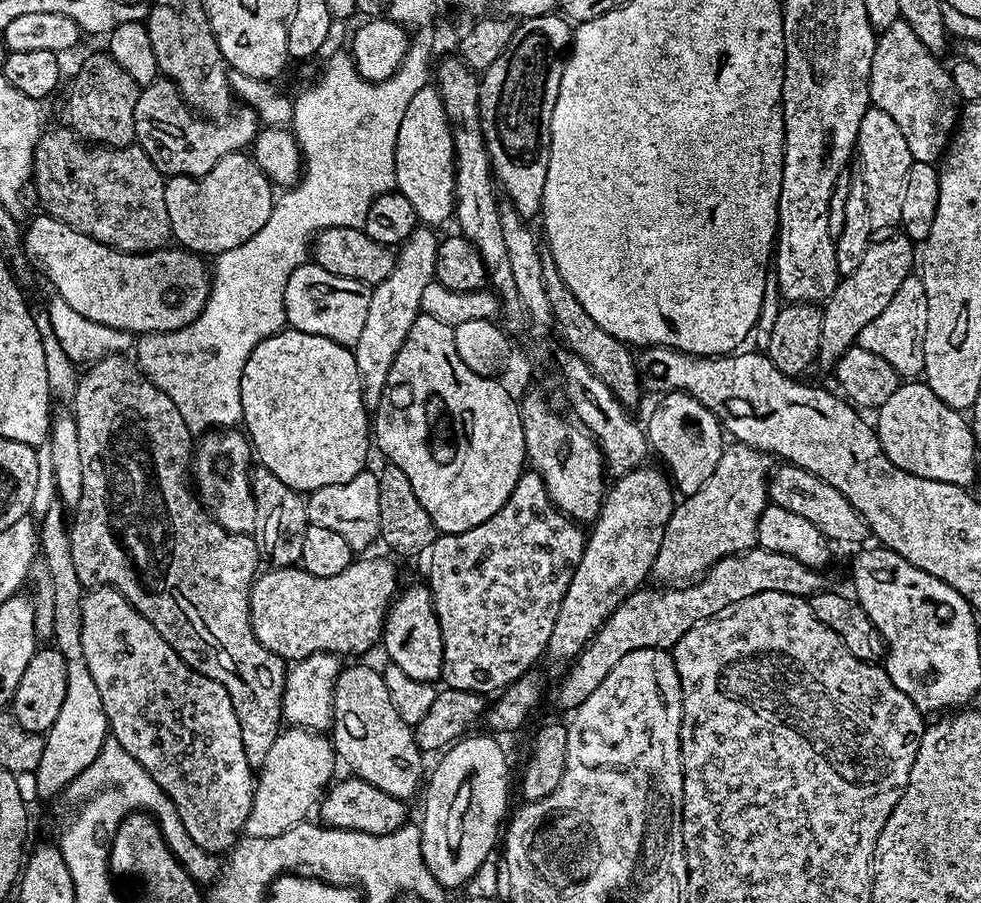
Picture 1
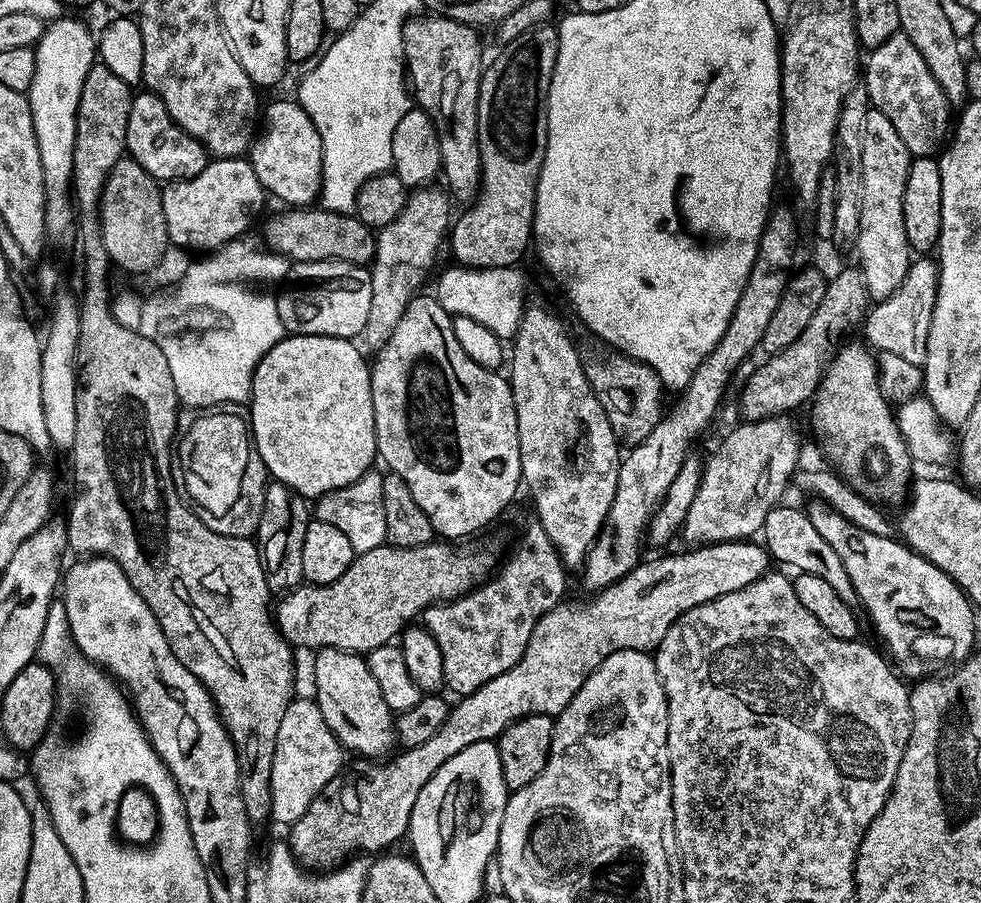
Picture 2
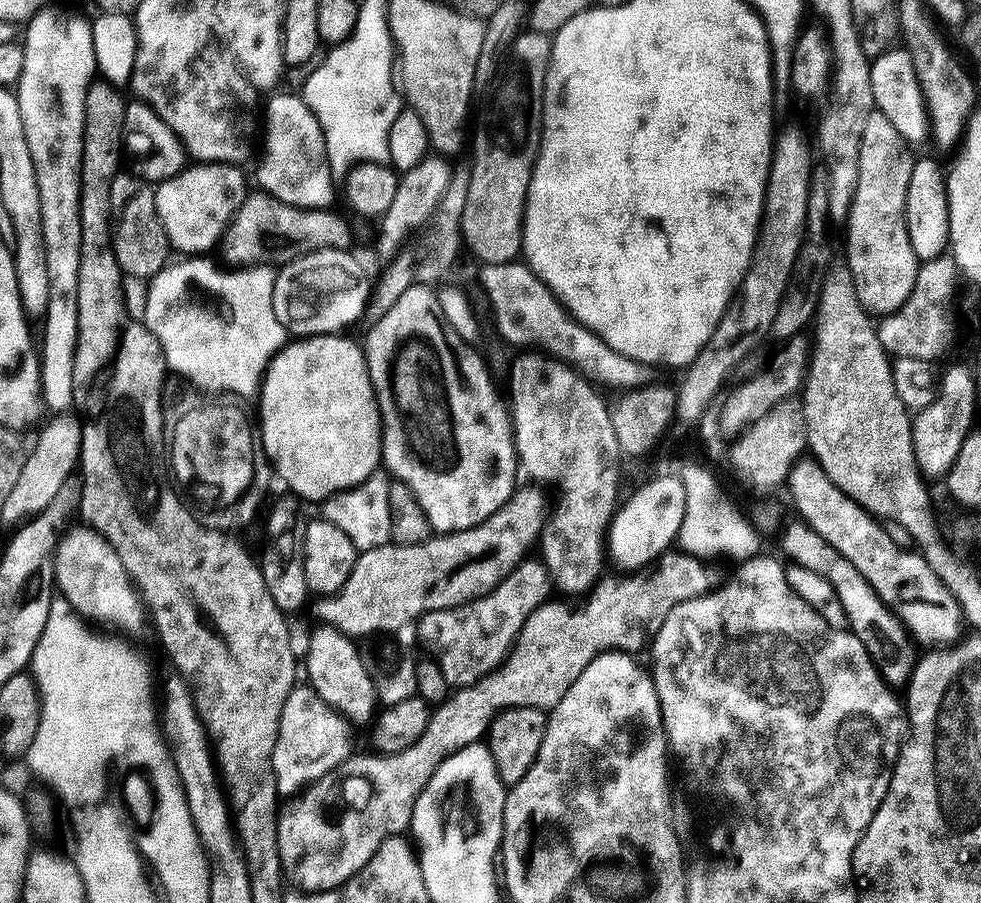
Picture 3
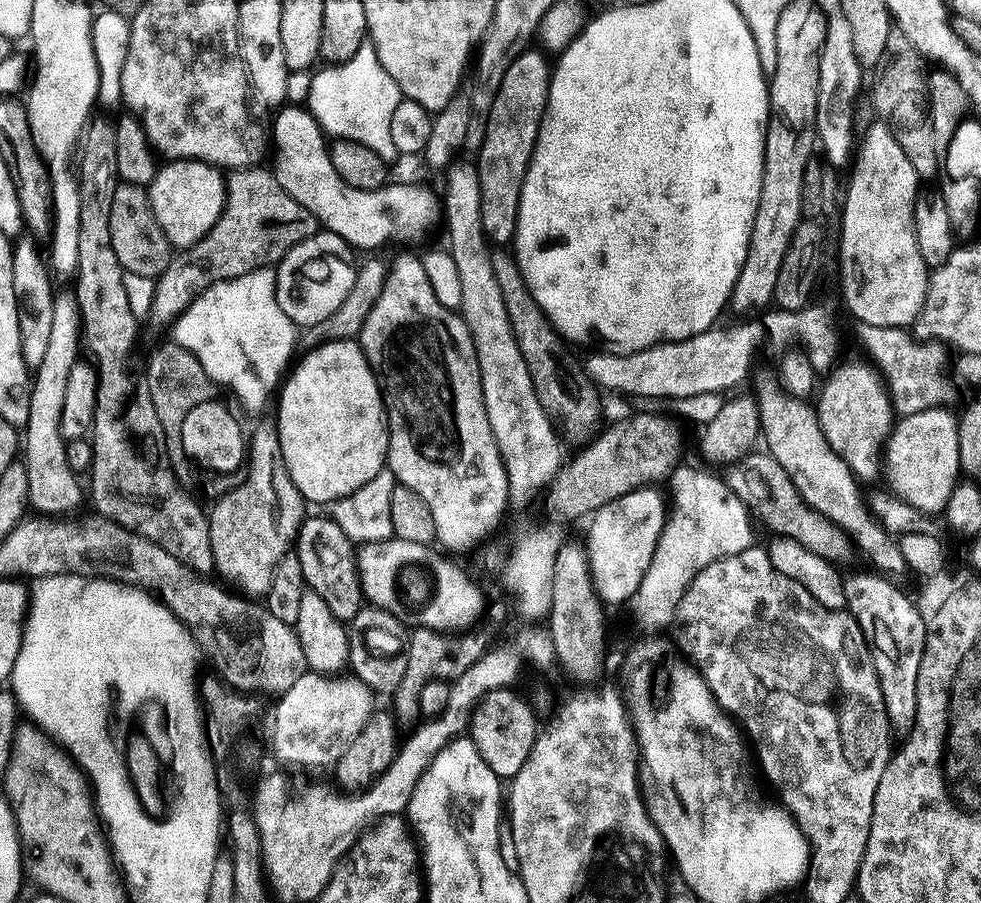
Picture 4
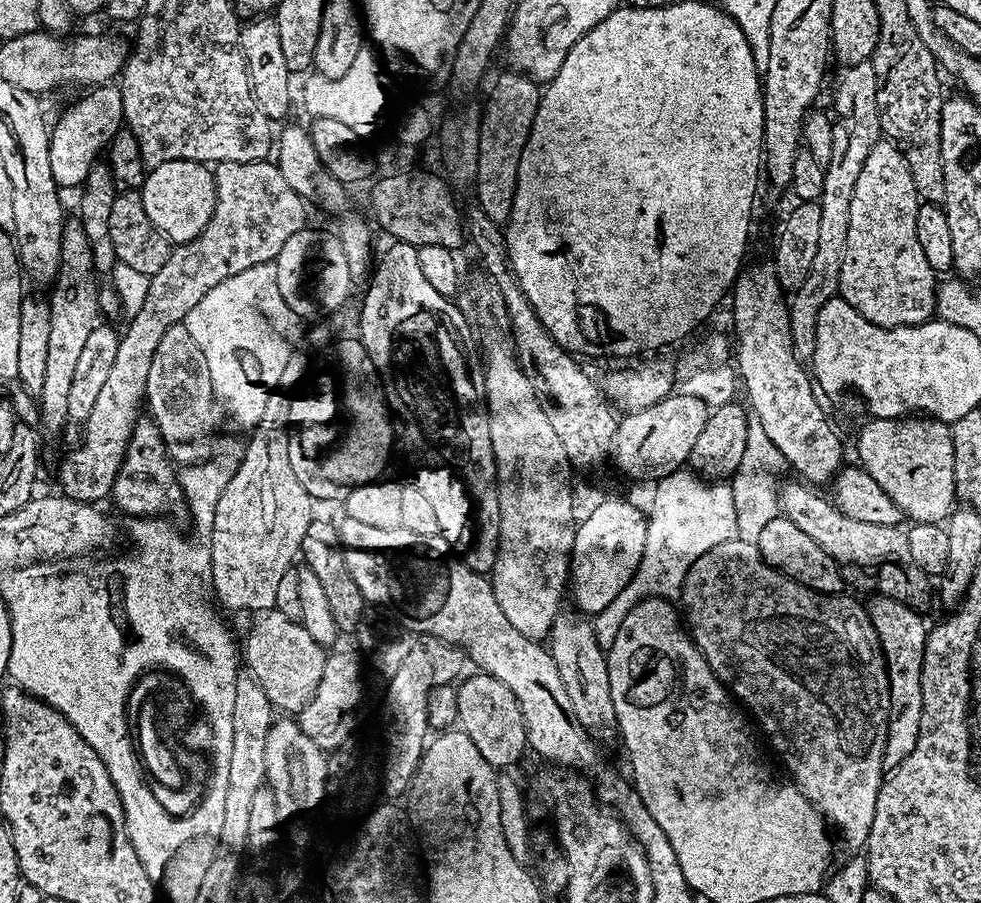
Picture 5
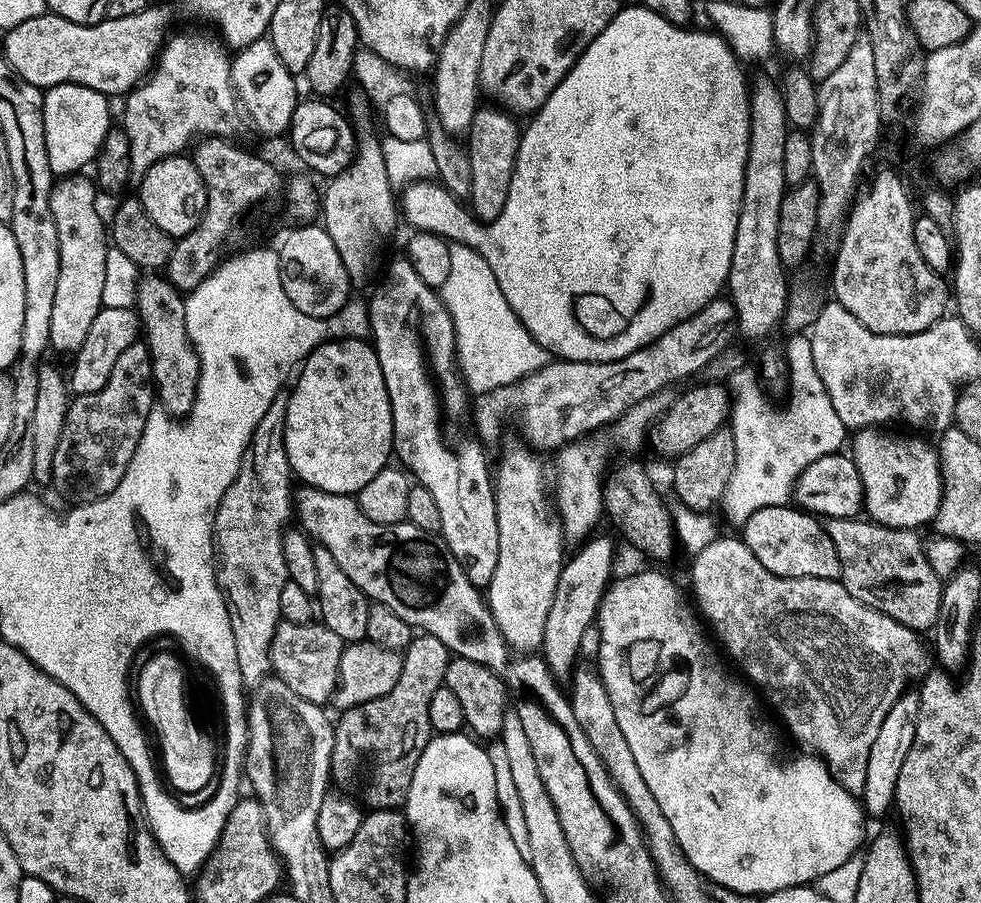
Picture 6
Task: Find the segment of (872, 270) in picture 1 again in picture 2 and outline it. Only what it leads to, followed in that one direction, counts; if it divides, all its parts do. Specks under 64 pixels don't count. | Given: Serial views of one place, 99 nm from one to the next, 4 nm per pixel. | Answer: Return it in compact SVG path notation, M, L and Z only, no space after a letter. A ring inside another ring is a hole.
M855 267L842 269L836 277L833 275L826 286L822 306L818 306L814 318L810 318L810 326L806 326L793 344L781 352L771 353L765 364L758 365L749 374L740 392L740 412L744 415L741 417L748 422L766 420L770 416L792 414L795 408L807 405L827 374L838 345L845 339L844 332L850 331L855 324L857 327L869 311L870 297L864 276Z

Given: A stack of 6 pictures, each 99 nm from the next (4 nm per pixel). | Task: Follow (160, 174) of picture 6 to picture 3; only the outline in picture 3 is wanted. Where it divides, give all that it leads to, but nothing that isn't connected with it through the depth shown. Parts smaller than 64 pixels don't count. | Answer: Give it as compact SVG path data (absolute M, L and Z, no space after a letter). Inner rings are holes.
M196 162L174 178L155 185L158 218L175 251L177 248L184 252L180 254L204 254L207 248L215 249L219 245L232 215L246 195L244 176L240 171L234 164Z

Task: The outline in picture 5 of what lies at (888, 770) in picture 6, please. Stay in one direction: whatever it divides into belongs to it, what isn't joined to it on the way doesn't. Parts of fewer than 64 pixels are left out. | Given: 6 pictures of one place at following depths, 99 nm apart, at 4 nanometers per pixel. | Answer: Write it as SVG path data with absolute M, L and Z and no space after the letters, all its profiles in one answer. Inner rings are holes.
M877 595L875 599L873 604L867 605L867 609L870 622L880 639L880 648L884 651L884 665L888 671L890 706L888 707L888 729L884 747L884 766L885 769L891 770L897 768L902 758L906 758L906 754L910 754L910 750L914 750L914 746L918 743L918 730L922 726L922 662L930 628L929 625L924 625L924 620L920 617L923 615L910 605L890 596Z

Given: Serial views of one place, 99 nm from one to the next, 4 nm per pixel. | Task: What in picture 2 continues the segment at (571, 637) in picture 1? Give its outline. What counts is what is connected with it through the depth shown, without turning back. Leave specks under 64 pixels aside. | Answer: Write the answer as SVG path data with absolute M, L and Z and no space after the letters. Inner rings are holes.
M773 207L764 226L750 278L746 282L742 298L738 300L738 306L734 308L730 326L726 326L726 334L722 334L718 346L714 346L702 366L698 366L698 370L694 370L694 374L689 376L686 387L681 391L685 392L681 394L680 401L672 409L669 407L666 415L657 424L651 425L642 442L629 447L623 453L618 470L618 490L614 490L610 514L600 536L588 552L588 557L584 559L582 575L588 594L608 588L641 564L640 547L646 544L646 533L649 531L652 516L659 510L667 491L674 485L678 472L682 470L683 463L690 457L692 443L715 418L732 375L755 348L759 349L763 345L766 325L770 323L774 310L778 310L778 302L782 302L782 294L794 275L792 259L795 256L796 220L790 209Z

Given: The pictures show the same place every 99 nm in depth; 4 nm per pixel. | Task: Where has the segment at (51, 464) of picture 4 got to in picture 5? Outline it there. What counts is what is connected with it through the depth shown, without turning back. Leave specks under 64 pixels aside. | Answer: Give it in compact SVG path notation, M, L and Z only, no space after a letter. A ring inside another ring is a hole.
M65 219L64 229L62 230L62 262L60 263L60 272L56 275L50 291L52 296L48 300L50 306L50 343L46 353L46 378L42 382L42 394L38 398L38 416L40 420L49 428L56 432L63 424L69 423L68 418L68 400L70 395L70 386L74 382L74 369L78 363L81 351L90 334L94 330L98 321L101 319L100 310L100 288L98 283L98 273L94 266L94 258L90 250L90 242L84 233L84 225L79 219Z

